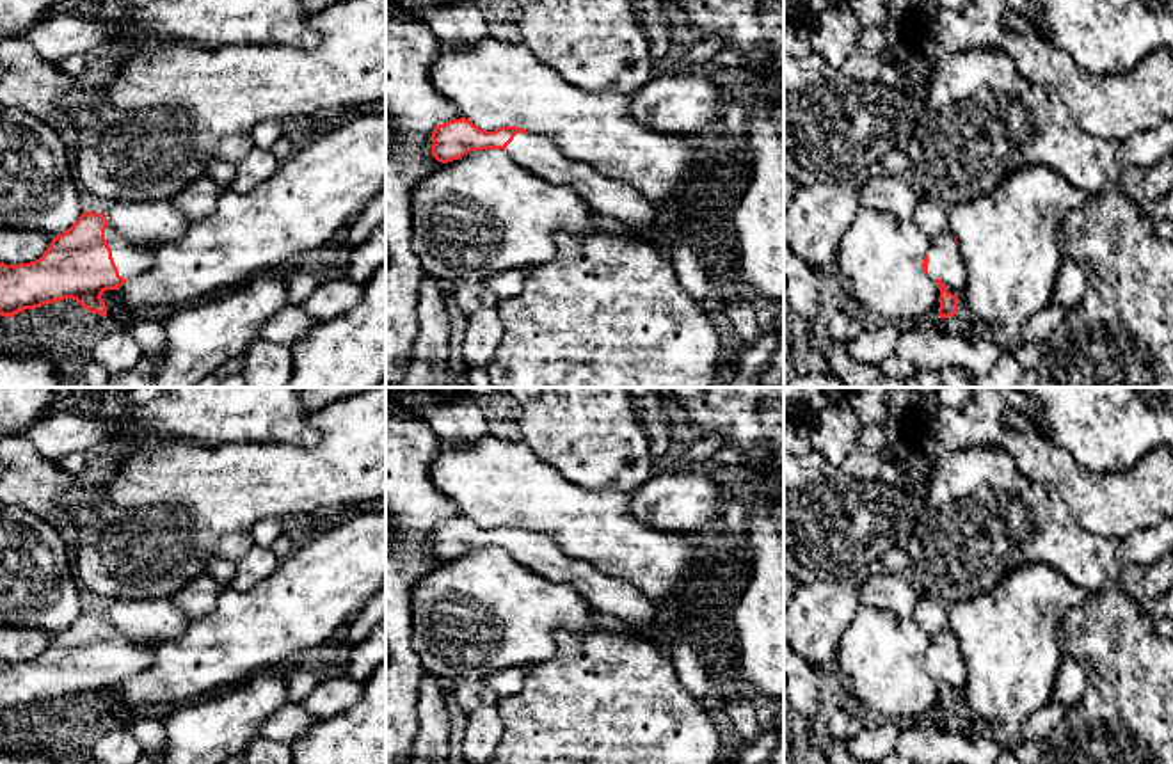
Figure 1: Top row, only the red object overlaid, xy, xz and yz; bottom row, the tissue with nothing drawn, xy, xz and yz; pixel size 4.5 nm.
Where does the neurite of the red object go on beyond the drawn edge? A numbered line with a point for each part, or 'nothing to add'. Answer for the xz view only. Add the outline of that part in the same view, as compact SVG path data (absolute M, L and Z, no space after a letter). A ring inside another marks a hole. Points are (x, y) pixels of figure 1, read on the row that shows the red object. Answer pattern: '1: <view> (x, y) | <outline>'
1: xz (614, 201) | M517 133L505 153L517 165L553 183L569 185L608 226L650 238L656 206L624 181L567 158L551 140L531 133Z

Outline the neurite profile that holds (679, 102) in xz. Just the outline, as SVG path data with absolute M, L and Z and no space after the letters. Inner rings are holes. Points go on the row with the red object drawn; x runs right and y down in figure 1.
M659 69L631 96L631 117L649 130L704 133L716 124L722 87L690 71Z

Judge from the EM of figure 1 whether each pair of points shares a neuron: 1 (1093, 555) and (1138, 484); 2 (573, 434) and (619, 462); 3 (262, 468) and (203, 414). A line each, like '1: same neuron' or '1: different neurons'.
1: different neurons
2: same neuron
3: different neurons

